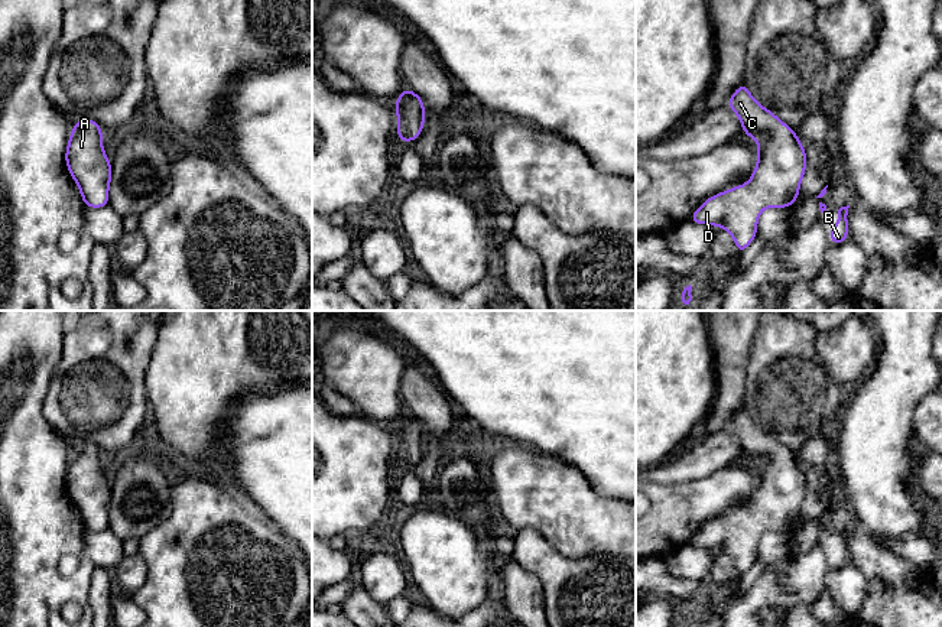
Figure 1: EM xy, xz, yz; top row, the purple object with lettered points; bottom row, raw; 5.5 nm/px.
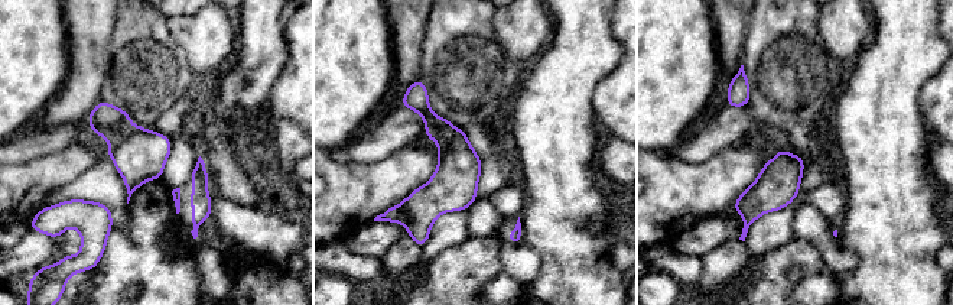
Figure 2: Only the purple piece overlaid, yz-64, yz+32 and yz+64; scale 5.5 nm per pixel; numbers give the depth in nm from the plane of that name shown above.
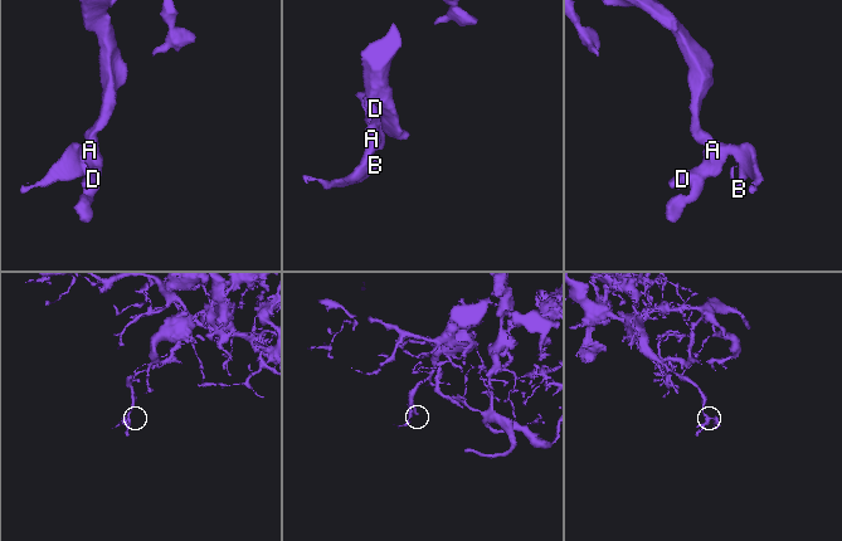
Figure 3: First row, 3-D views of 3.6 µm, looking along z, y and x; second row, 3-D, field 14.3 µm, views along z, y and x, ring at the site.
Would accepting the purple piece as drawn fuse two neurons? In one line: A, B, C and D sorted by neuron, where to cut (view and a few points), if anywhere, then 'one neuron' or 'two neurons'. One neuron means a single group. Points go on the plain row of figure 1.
A B C D; no cut; one neuron

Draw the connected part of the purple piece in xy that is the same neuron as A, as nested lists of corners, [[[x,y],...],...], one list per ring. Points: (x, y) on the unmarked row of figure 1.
[[[81,442],[74,448],[65,477],[66,490],[77,506],[85,530],[108,529],[111,485],[103,467],[103,452],[92,442]]]

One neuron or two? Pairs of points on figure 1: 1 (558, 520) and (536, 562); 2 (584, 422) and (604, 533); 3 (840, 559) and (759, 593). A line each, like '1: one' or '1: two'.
1: two
2: two
3: one

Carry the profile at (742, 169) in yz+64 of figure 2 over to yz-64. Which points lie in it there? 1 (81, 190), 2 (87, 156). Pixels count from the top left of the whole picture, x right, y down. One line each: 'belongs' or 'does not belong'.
1: does not belong
2: belongs

